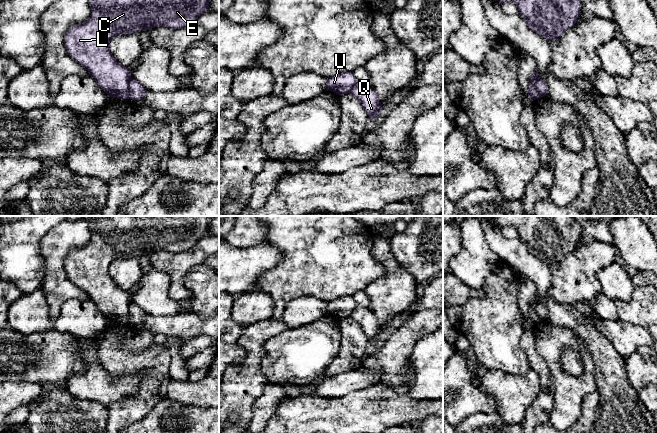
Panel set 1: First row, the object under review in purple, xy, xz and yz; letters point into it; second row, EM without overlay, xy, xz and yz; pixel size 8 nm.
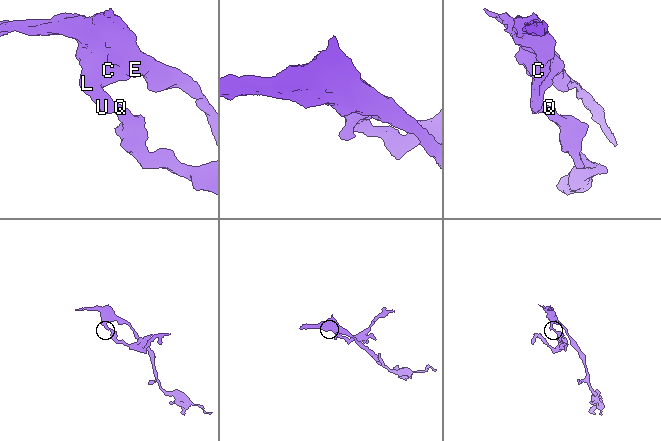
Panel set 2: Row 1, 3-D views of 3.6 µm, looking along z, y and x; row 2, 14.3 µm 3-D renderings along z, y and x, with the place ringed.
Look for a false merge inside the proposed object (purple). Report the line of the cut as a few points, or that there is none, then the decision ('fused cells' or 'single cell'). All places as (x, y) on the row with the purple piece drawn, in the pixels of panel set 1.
cut xy (131, 77), (129, 82), (129, 98); fused cells

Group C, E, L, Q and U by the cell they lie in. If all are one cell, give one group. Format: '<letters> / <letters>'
C E L U / Q

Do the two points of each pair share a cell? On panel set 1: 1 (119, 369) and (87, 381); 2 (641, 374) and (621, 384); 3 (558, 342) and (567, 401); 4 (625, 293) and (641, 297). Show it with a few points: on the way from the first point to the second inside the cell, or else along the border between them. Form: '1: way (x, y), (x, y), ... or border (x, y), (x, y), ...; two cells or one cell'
1: border (97, 352), (98, 362), (112, 376), (132, 373); two cells
2: border (624, 358), (629, 383), (638, 391); two cells
3: way (554, 357), (554, 364), (559, 377), (567, 386); one cell
4: border (636, 287), (628, 301), (615, 300); two cells

